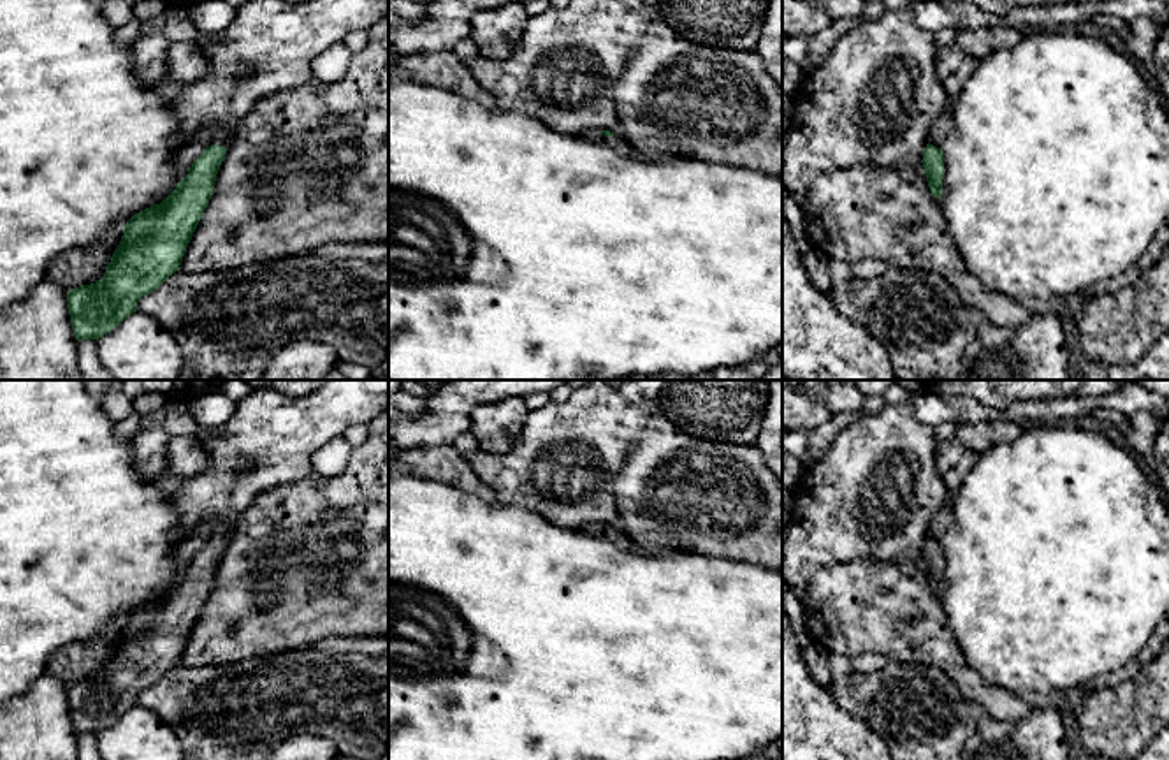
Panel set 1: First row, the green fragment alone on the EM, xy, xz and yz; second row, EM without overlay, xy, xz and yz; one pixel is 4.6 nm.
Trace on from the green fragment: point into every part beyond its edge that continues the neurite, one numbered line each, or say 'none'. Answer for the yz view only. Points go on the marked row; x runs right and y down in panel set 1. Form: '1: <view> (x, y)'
1: yz (943, 124)

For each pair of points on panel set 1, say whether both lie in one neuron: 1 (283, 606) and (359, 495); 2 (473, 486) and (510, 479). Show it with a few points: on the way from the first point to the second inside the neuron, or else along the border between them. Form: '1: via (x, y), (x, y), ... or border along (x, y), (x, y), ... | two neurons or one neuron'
1: via (299, 577), (354, 523) | one neuron
2: border along (468, 460), (498, 500) | two neurons

